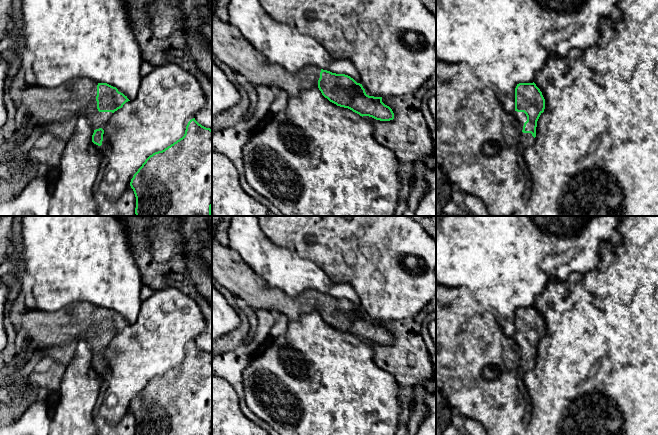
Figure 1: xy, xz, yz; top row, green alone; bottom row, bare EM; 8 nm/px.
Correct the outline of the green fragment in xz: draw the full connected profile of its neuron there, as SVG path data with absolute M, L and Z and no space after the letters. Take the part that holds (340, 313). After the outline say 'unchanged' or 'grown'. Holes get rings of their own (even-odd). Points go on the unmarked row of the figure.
M212 239L212 279L255 310L276 310L290 321L317 311L330 326L362 341L369 340L380 345L394 343L392 333L382 326L382 321L367 319L362 308L350 300L316 290L306 290L290 297L278 288L267 286L237 251L216 239Z | grown

